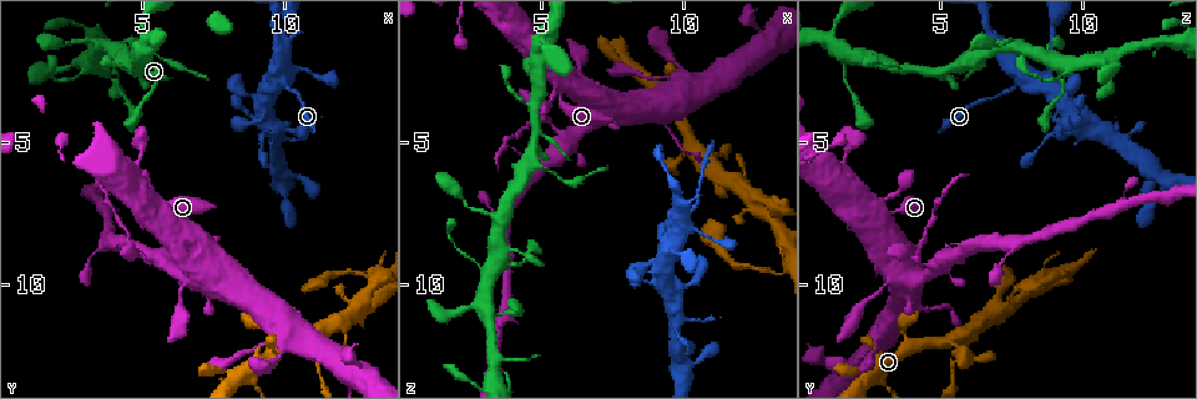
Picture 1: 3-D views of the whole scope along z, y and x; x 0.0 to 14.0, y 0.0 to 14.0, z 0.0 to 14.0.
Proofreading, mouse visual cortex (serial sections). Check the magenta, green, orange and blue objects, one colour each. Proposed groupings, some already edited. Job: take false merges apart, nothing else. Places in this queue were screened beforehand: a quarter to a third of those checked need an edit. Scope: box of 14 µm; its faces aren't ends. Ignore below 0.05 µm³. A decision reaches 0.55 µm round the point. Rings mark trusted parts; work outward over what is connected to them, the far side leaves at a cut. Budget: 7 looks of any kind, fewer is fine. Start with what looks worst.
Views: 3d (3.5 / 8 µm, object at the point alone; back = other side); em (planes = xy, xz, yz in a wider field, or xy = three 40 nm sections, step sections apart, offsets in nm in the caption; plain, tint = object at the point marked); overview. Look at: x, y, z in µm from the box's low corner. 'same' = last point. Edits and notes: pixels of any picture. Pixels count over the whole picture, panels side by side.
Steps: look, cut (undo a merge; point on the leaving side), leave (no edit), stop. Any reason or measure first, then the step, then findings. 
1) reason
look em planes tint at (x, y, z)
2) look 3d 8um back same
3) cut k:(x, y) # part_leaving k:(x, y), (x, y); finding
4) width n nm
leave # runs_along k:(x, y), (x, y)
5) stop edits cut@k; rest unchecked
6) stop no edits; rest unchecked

thick turns thin
look 3d 3.5um at (13.3, 9.7, 9.7)

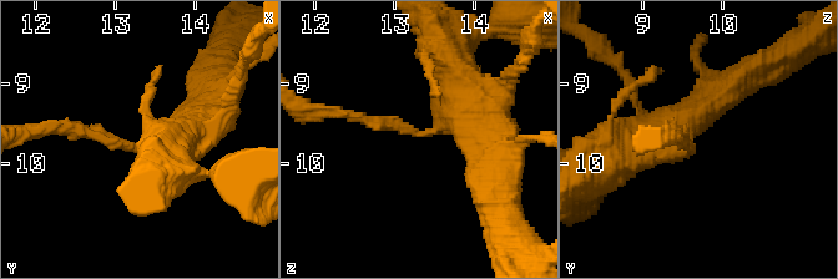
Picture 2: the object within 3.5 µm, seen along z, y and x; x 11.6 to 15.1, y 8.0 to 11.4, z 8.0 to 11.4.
arm_widths 150, 500 nm
look em planes tint at (13.30, 9.85, 9.60)

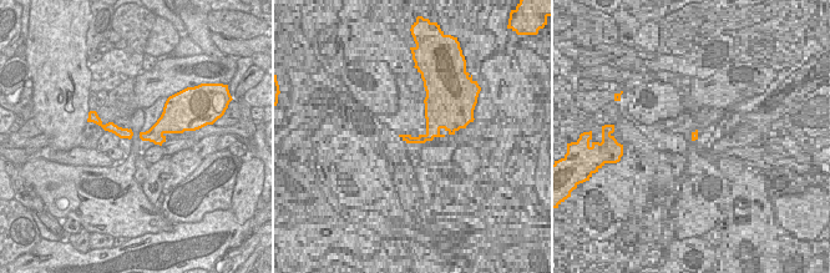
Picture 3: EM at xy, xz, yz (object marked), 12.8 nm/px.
another direction
look em xy step 3 tint same

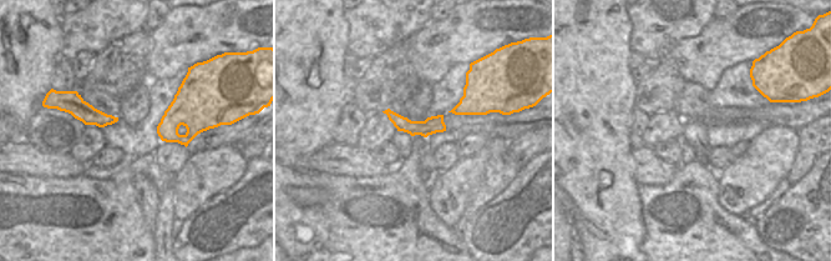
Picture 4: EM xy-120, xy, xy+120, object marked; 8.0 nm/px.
leave # runs_along 4:(390, 114), (409, 126), (440, 118); one cell here

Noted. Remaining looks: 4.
thick turns thin
look 3d 3.5um at (6.0, 9.3, 4.9)

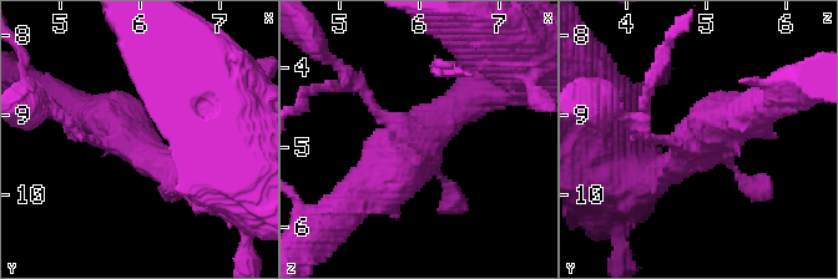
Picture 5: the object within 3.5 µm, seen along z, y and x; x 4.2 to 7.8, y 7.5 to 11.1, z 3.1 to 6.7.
look em xy step 1 tint at (6.00, 9.35, 4.95)

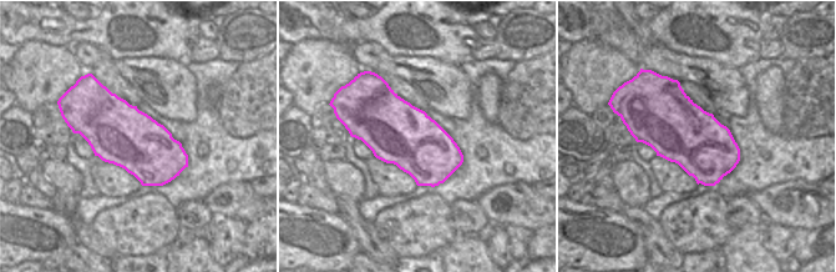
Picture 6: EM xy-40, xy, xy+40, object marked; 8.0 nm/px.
leave # runs_along 5:(474, 91), (359, 193); all the same cell

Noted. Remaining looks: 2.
stop no edits; rest unchecked

